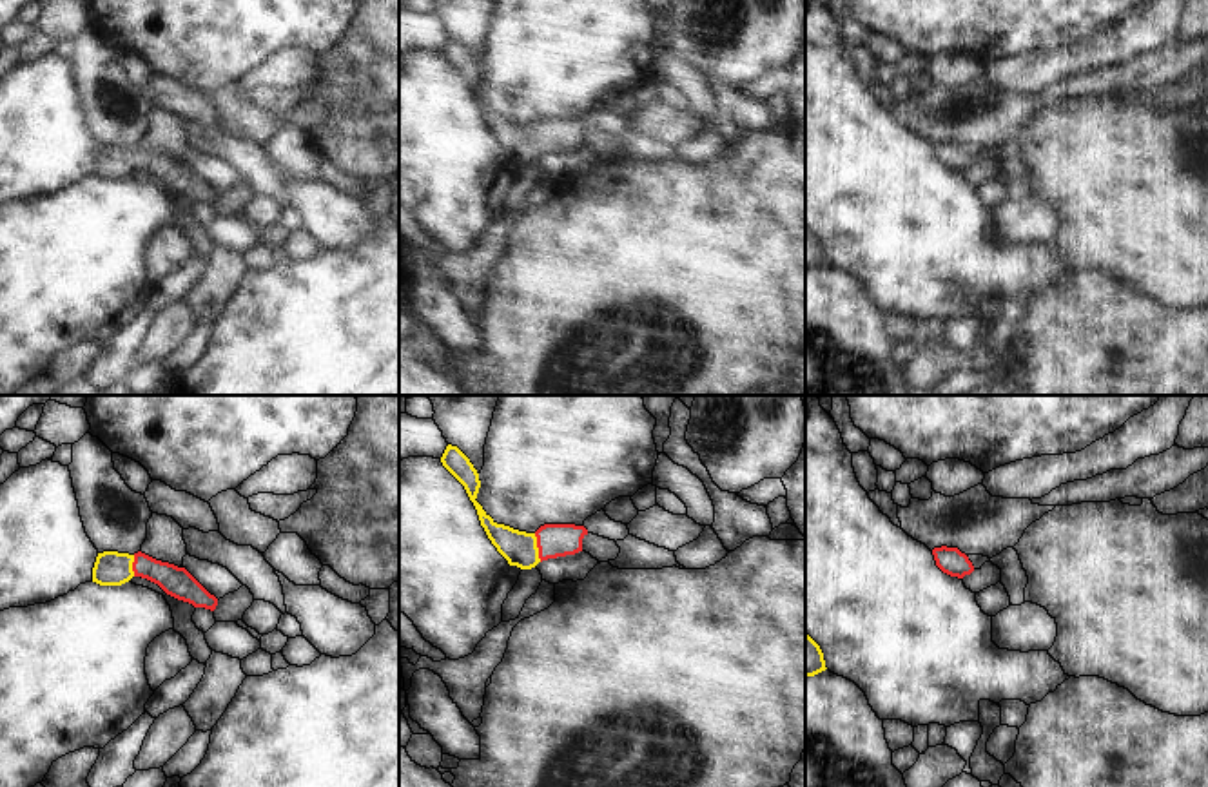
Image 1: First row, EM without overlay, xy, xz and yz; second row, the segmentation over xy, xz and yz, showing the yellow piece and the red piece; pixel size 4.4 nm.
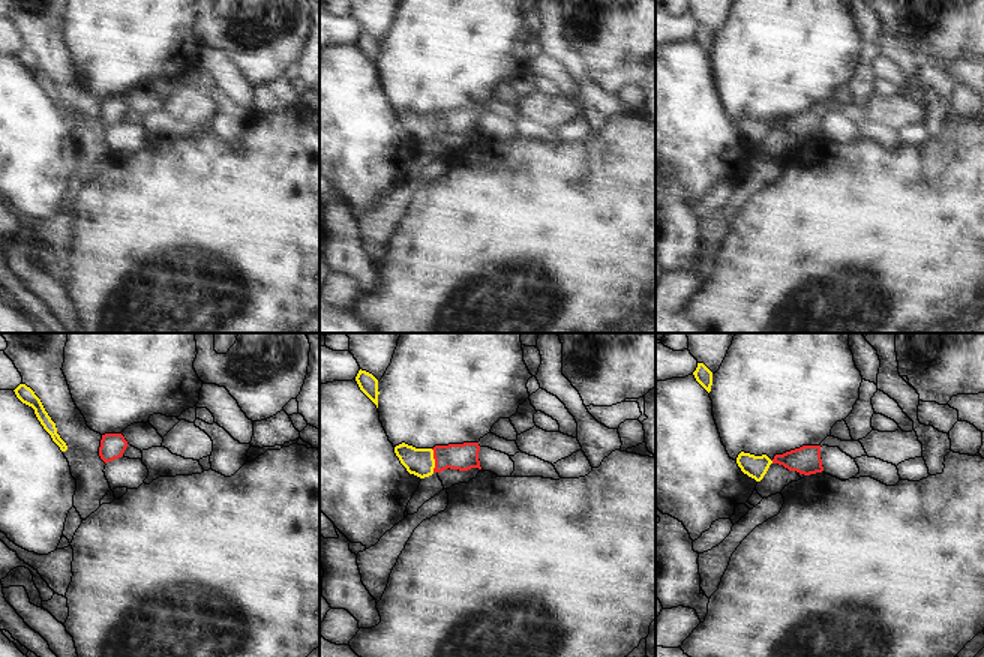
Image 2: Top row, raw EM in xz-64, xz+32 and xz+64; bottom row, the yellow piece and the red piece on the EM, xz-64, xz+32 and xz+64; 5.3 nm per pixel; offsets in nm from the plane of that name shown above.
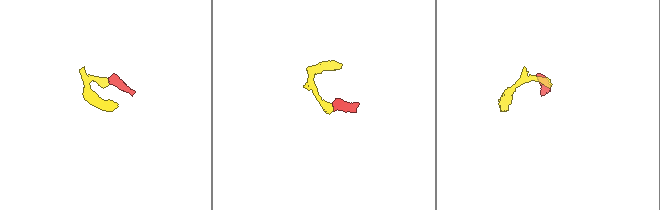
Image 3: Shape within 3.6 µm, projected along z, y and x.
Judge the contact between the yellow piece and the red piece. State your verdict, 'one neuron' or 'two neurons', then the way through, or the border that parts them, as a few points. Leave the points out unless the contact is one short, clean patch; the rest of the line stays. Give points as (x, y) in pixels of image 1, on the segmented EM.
one neuron | across xz (519, 548), (537, 548), (554, 541)

